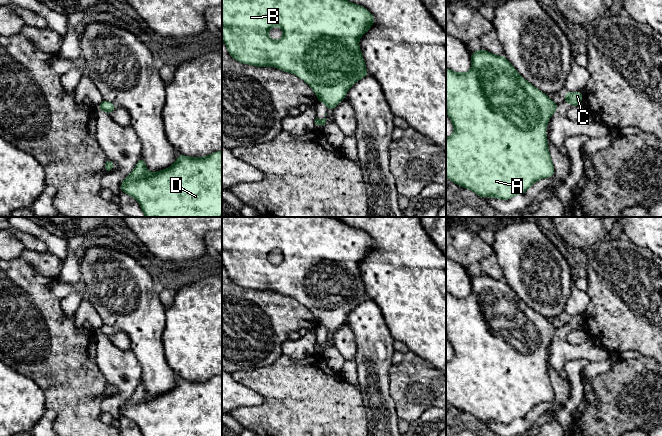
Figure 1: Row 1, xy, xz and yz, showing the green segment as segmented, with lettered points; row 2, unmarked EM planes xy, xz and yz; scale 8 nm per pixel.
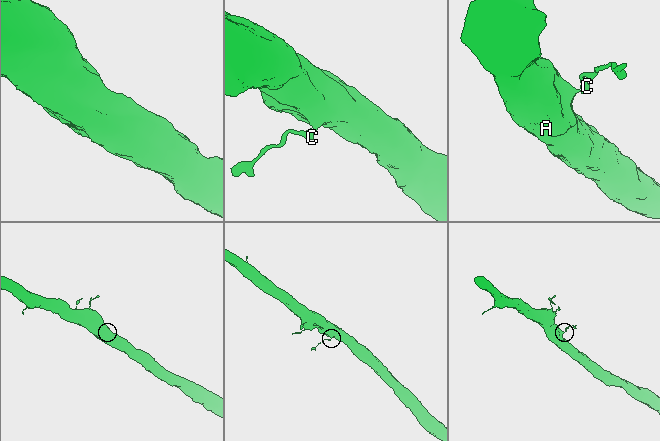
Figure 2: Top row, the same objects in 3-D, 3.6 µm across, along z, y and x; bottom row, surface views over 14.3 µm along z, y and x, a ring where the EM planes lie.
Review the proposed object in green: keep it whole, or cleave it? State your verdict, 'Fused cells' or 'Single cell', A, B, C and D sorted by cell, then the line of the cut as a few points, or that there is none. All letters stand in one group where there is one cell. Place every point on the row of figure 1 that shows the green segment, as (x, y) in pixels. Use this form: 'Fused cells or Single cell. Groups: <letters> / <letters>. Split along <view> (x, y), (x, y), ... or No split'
Fused cells. Groups: A B D / C. Split along yz (558, 104), (555, 108)

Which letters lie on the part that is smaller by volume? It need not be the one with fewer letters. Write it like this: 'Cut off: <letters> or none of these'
Cut off: C

